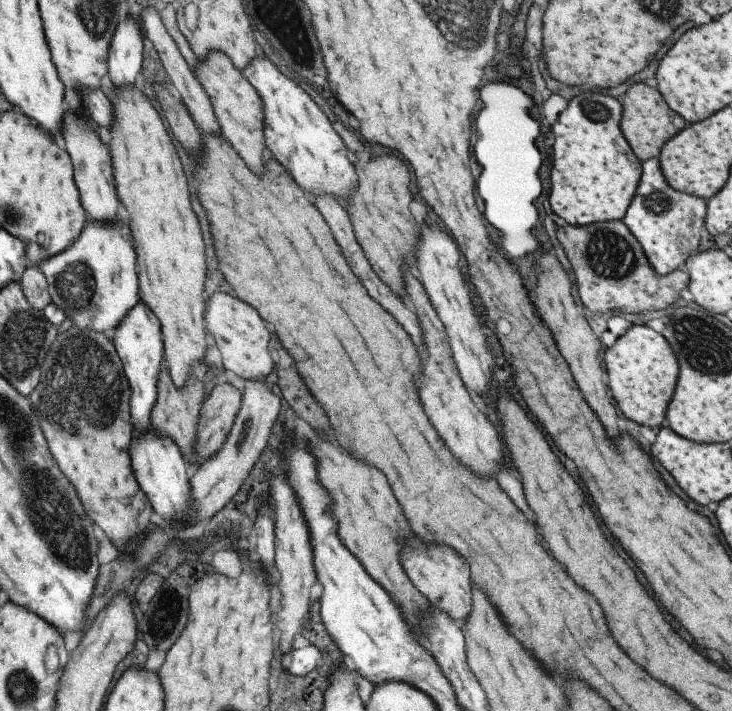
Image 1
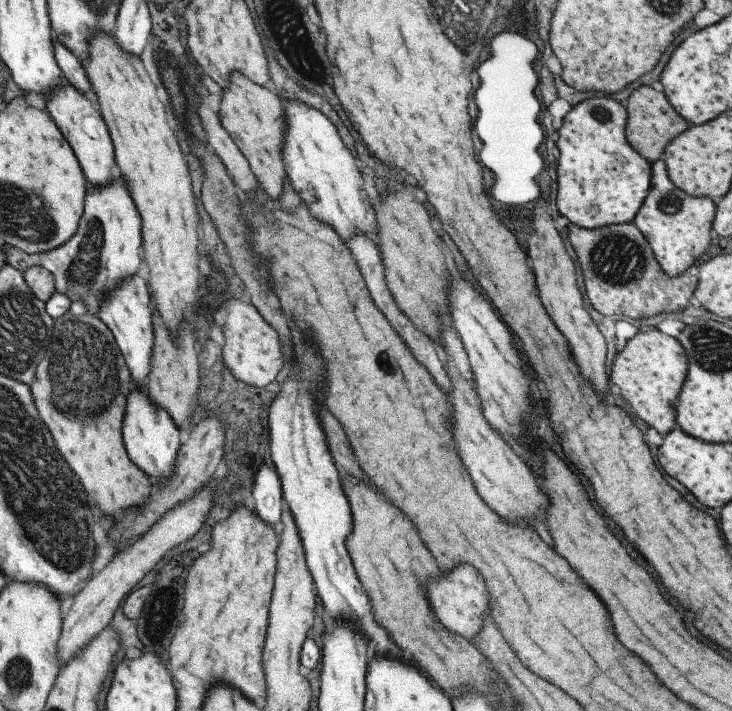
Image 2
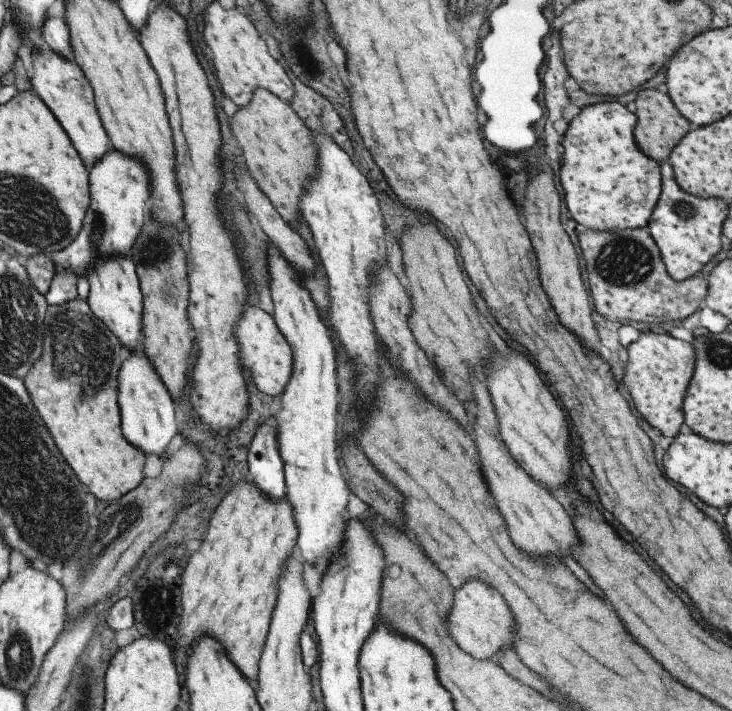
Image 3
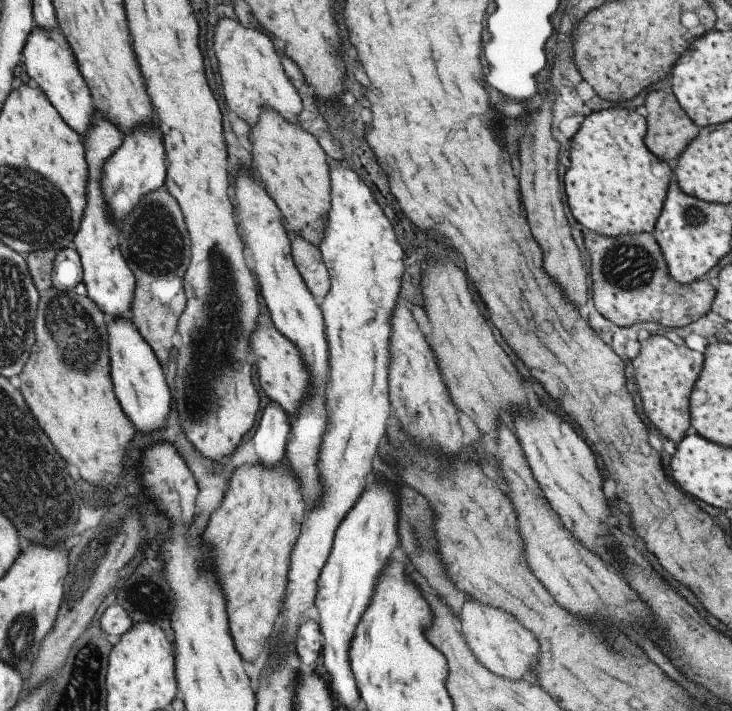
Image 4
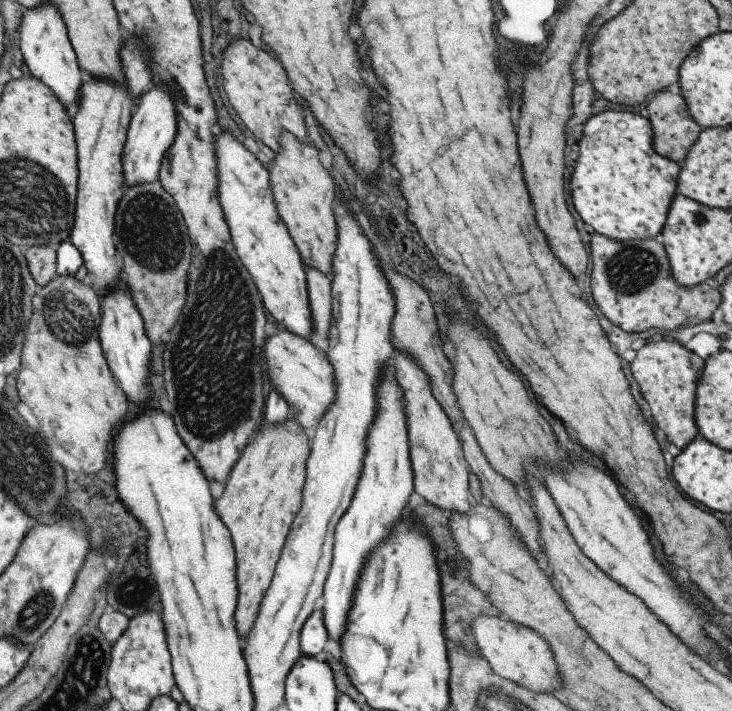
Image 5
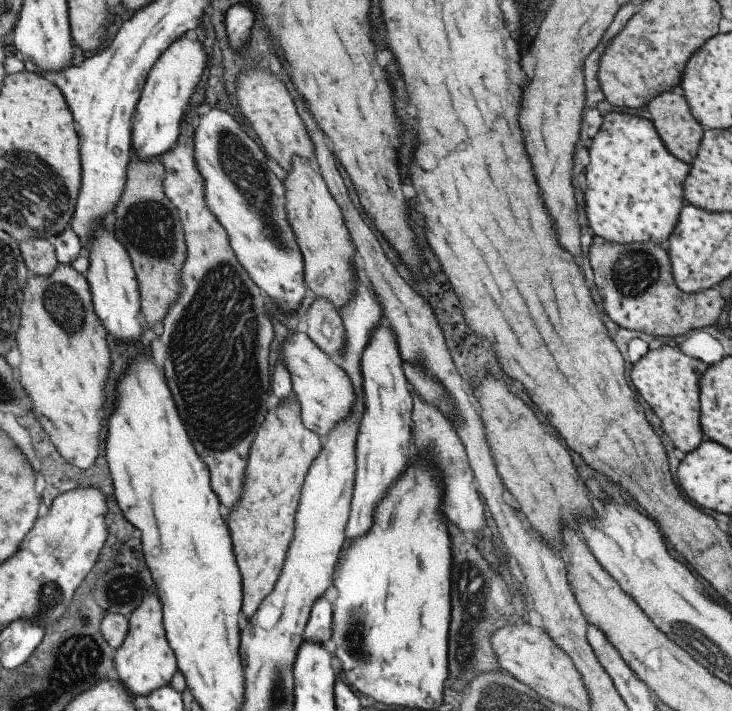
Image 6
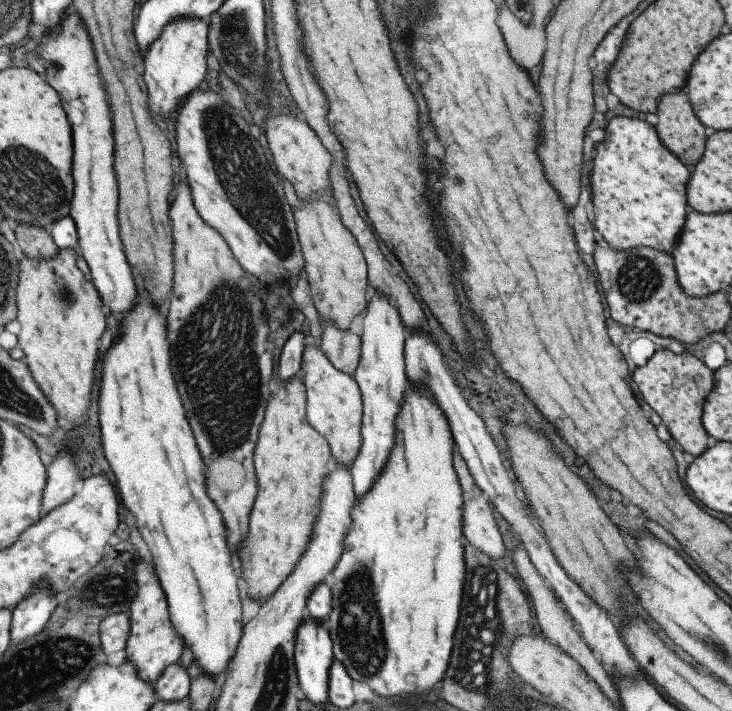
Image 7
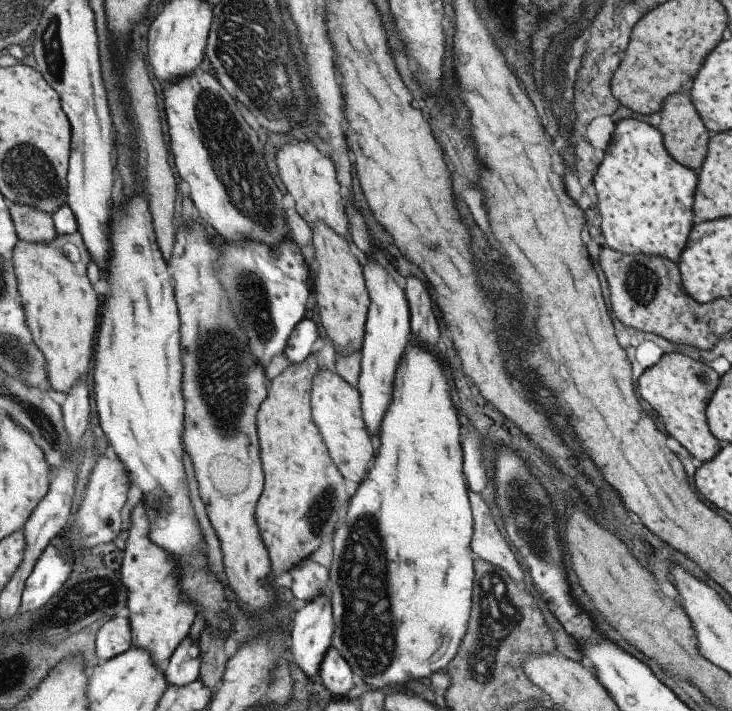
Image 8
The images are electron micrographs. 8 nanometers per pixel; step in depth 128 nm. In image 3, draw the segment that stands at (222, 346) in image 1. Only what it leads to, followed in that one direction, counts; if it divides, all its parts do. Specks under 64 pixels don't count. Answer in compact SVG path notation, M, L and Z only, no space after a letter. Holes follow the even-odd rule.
M247 308L233 331L242 366L251 374L259 392L280 396L292 373L292 352L274 320L259 308Z

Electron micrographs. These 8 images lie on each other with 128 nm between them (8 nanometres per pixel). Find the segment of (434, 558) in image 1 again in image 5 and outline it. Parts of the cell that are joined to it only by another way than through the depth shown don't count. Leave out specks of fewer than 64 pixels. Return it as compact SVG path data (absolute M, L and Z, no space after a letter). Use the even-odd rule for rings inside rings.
M475 617L470 624L472 635L481 658L491 670L504 679L530 690L531 692L555 692L561 684L555 660L549 654L547 642L533 630L501 617Z

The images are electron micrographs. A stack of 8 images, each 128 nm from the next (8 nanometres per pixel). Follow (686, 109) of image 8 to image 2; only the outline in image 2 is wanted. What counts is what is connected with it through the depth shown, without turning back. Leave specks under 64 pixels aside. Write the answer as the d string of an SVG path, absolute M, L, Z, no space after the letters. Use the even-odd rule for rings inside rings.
M640 86L635 88L627 98L627 113L625 138L648 163L654 163L661 158L664 148L678 134L681 134L689 124L669 104L663 92L654 90L652 87Z

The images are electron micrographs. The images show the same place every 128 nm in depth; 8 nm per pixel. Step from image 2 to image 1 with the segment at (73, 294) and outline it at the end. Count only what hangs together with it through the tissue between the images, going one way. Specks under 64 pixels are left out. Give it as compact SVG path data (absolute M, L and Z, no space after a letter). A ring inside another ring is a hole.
M87 220L79 236L65 250L42 260L38 266L48 284L50 302L71 316L72 325L90 328L110 336L127 310L138 301L135 252L129 226L123 220L115 224Z

